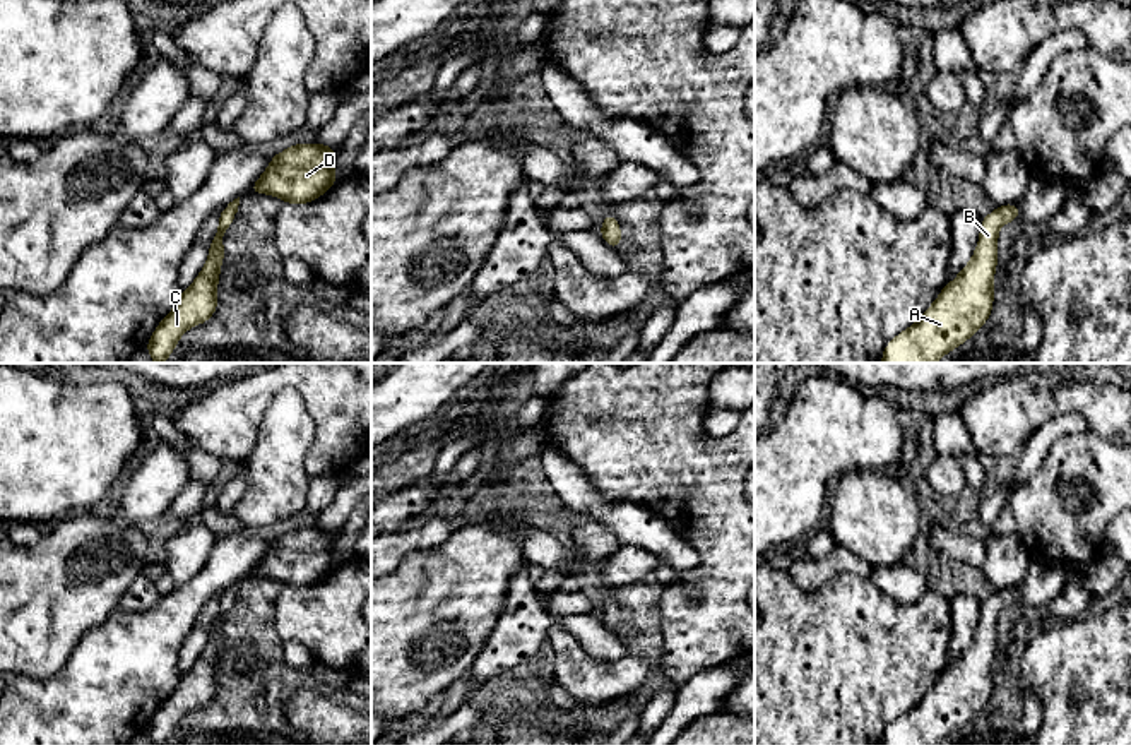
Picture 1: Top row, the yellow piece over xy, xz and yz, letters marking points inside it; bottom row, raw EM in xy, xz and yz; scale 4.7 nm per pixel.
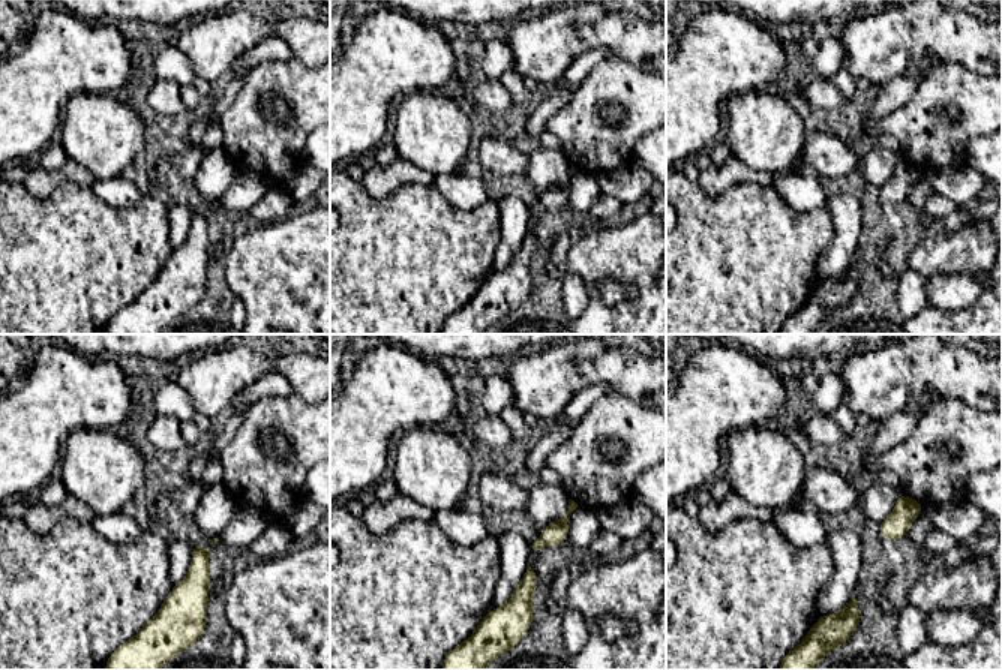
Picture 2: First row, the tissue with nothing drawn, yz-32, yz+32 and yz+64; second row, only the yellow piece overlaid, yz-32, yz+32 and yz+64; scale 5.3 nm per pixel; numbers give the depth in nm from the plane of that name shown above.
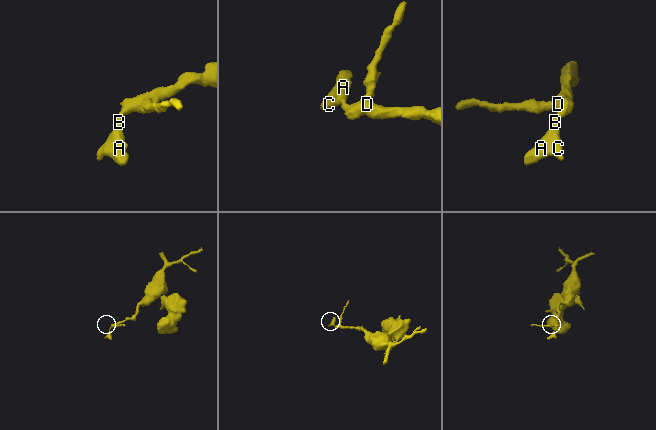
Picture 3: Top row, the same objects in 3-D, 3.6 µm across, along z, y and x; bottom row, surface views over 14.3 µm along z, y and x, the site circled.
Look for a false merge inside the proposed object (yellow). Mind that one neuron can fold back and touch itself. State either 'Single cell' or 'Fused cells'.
Single cell

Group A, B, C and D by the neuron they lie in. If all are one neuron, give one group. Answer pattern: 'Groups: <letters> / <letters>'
Groups: A B C D

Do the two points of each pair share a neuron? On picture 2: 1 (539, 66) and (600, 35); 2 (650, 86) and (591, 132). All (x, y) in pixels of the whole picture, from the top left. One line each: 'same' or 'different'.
1: same
2: same

